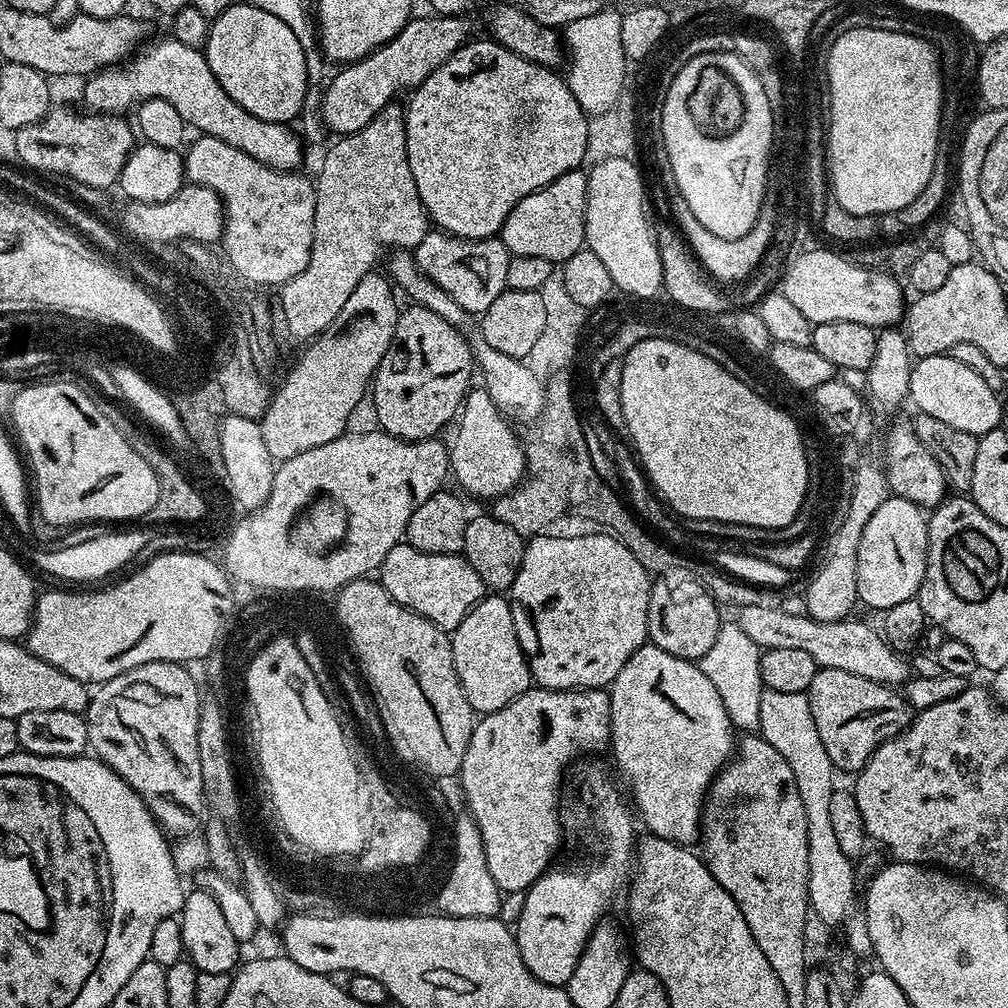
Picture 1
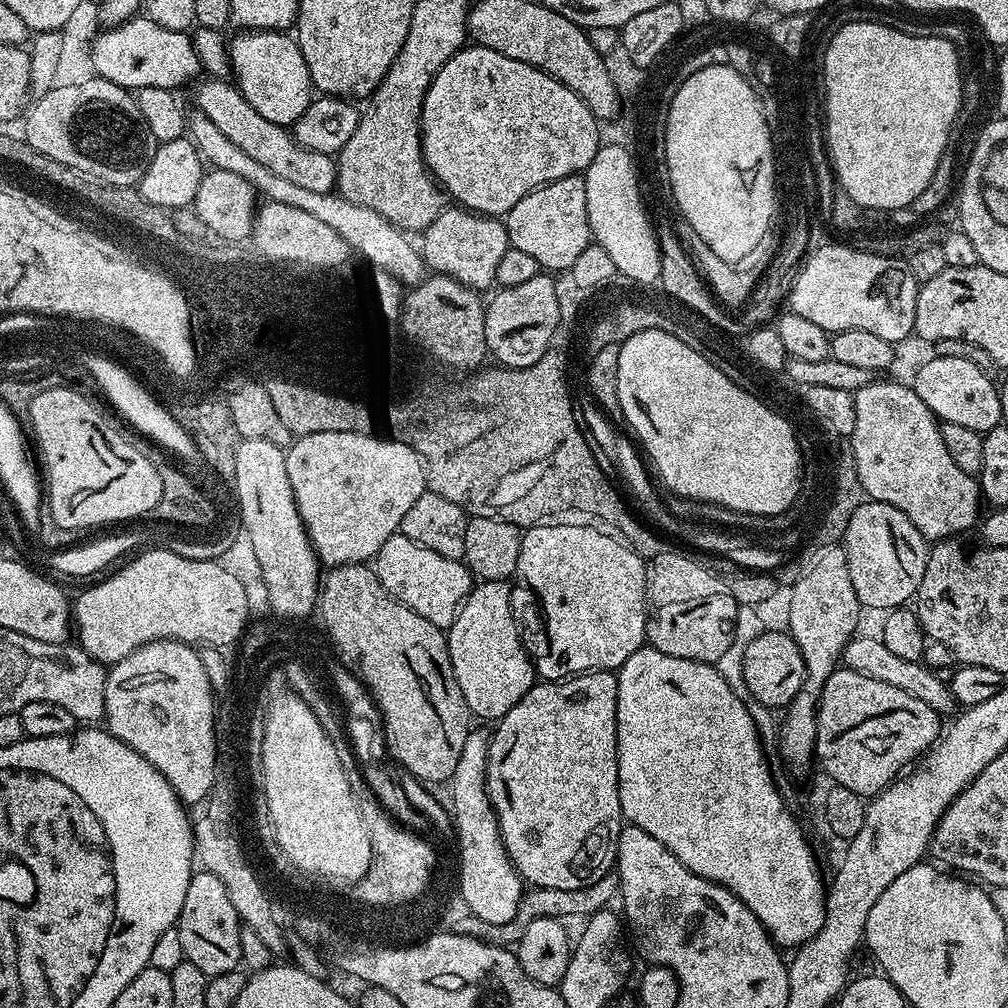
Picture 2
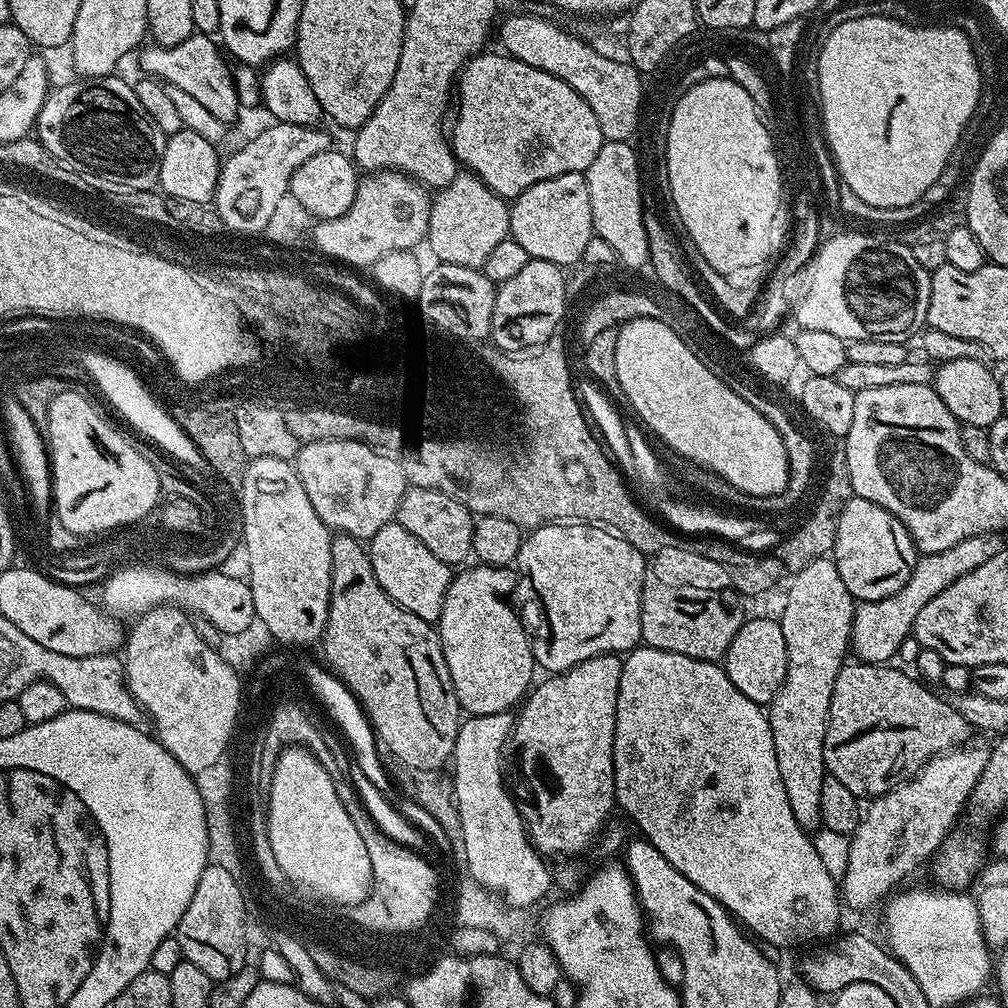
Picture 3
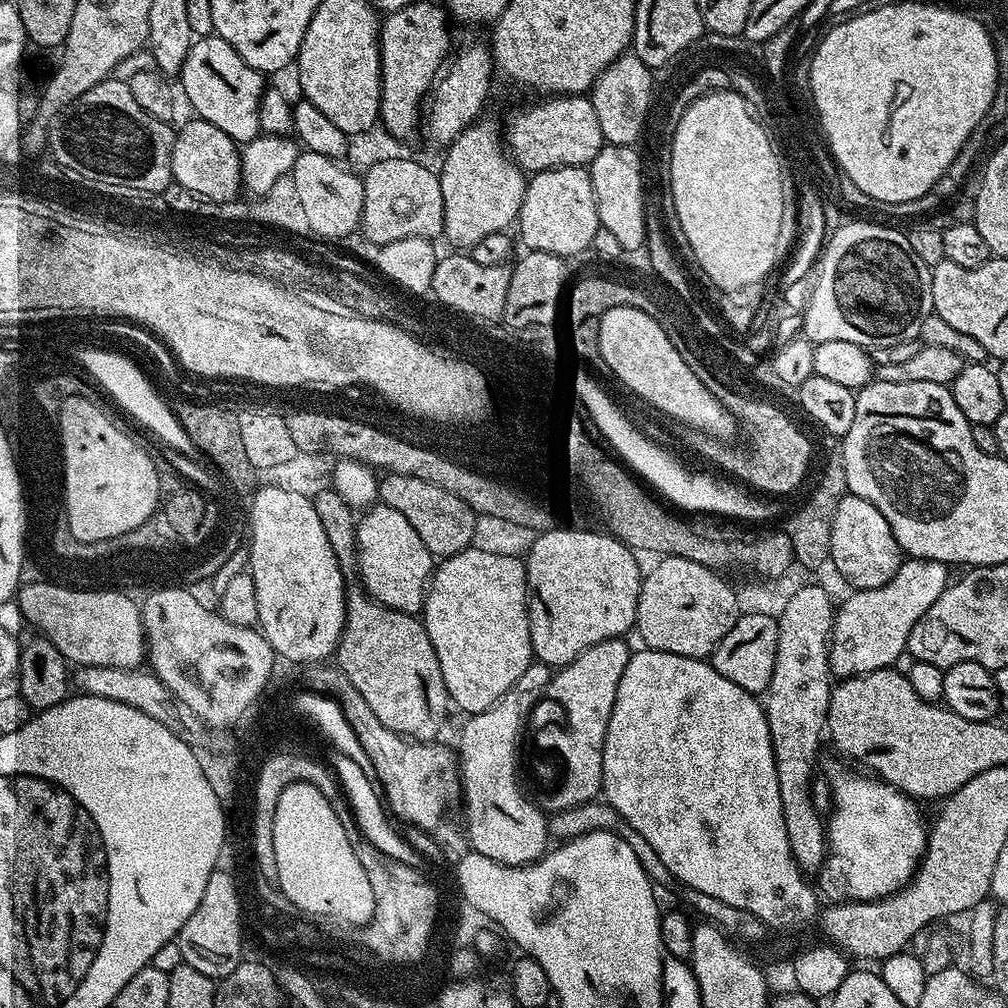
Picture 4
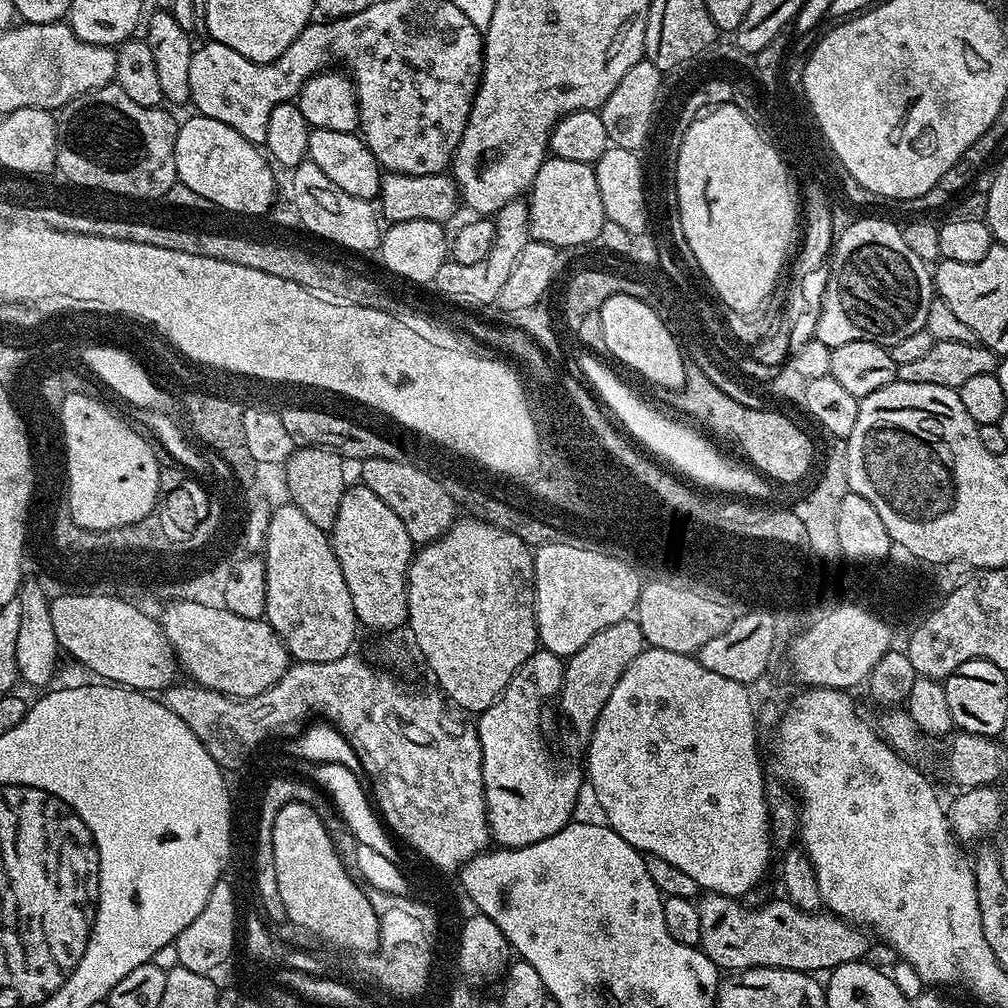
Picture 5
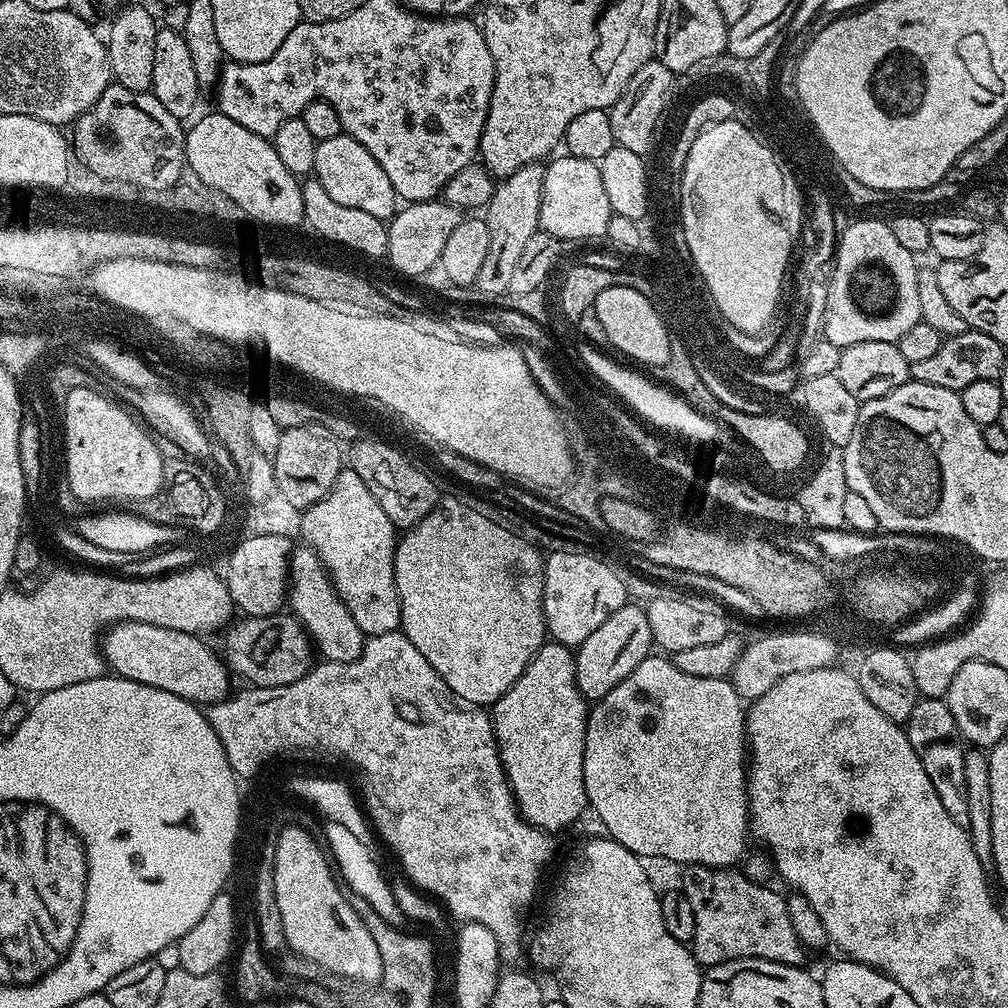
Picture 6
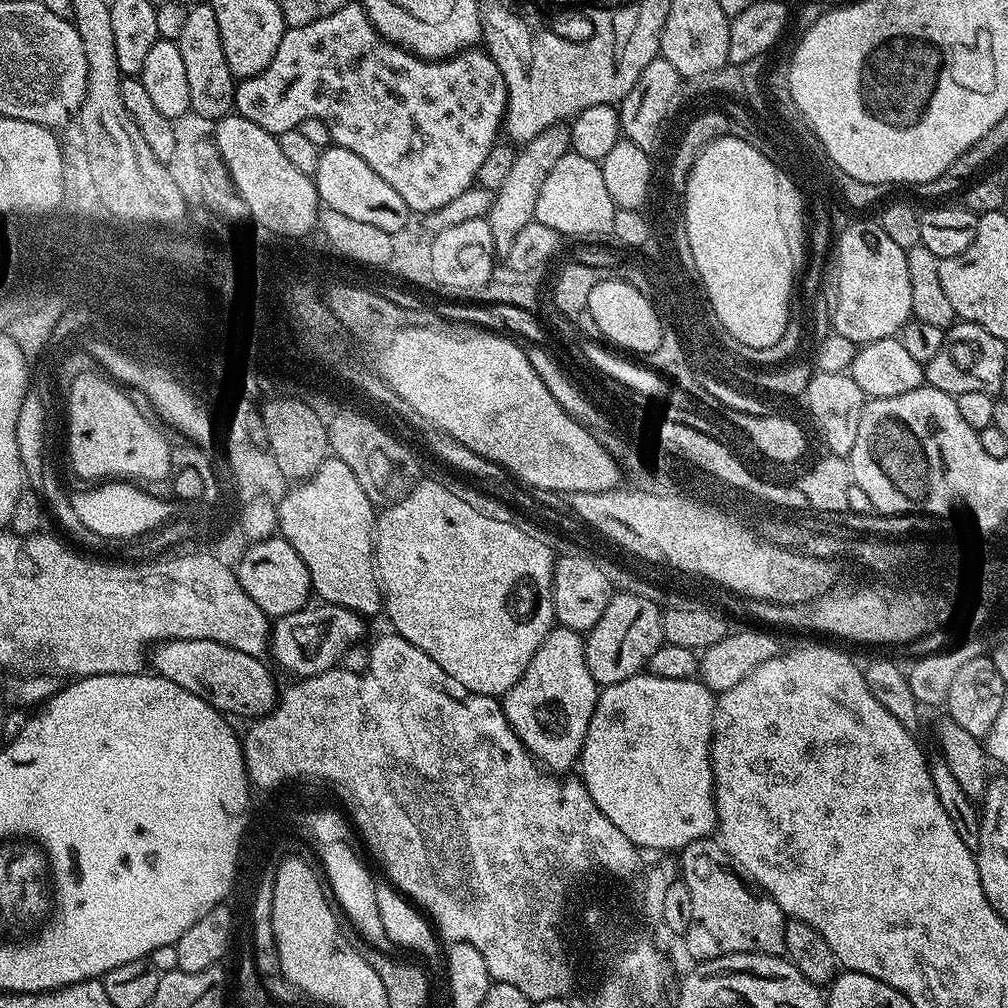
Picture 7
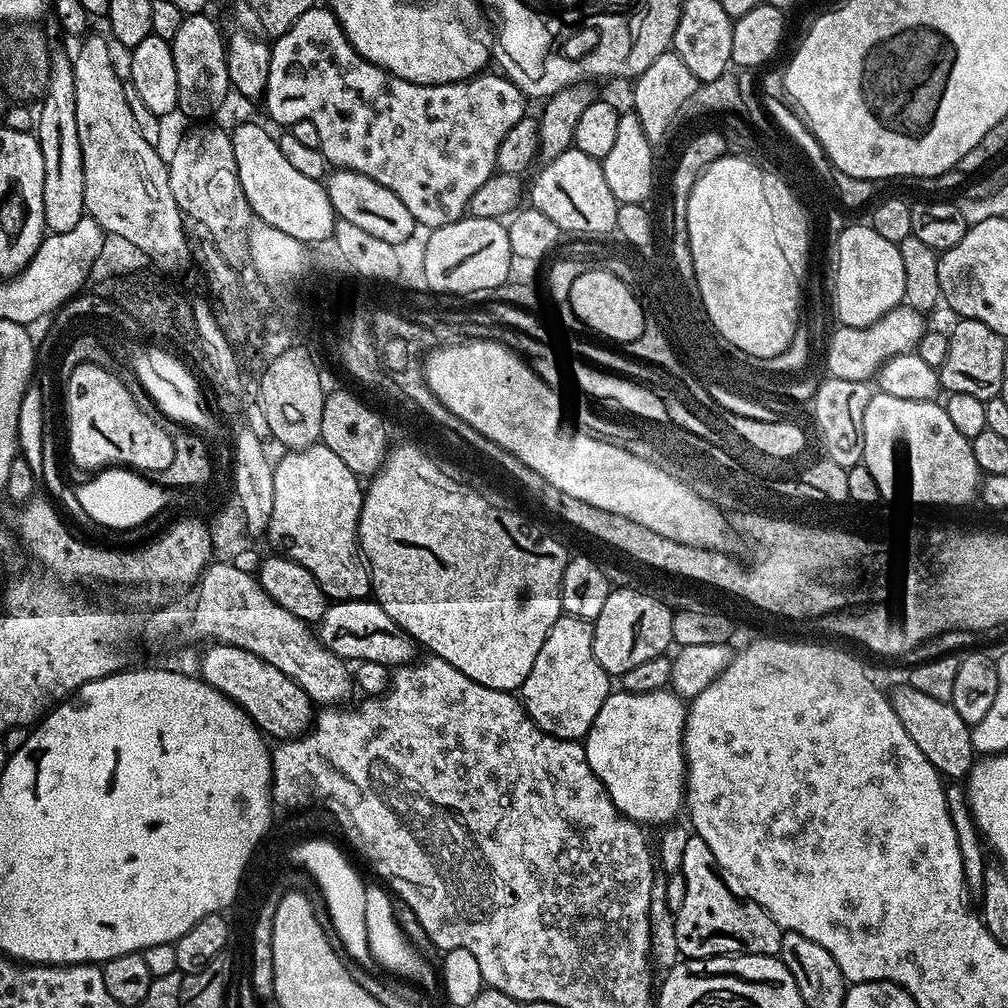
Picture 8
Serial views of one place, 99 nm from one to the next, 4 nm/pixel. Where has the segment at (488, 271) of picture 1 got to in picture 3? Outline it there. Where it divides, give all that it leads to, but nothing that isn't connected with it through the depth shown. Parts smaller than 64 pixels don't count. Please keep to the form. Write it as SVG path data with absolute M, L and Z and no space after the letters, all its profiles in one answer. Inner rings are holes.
M458 174L450 186L435 193L432 201L432 213L430 214L430 226L426 237L427 247L432 247L432 252L437 256L439 263L444 266L455 266L457 268L483 269L486 257L490 250L498 246L498 242L509 239L508 213L509 205L505 197L493 192L474 174Z

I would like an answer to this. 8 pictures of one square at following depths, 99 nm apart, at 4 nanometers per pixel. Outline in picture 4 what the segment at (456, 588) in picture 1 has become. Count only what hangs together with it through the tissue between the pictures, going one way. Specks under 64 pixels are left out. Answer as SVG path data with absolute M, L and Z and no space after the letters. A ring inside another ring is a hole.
M383 502L371 505L359 517L356 526L356 551L359 583L373 600L411 616L423 613L424 598L434 571L434 558L430 550L426 550L426 542L418 538L414 526L410 526L398 510Z

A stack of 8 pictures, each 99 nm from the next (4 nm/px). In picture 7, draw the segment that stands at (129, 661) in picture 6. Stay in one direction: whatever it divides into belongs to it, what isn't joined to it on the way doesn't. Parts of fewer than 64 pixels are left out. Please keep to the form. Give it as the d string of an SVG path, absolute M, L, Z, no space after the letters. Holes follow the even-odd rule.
M162 640L150 652L150 668L155 675L178 682L190 694L198 694L198 698L232 718L259 718L275 708L278 687L264 662L261 657L209 640Z

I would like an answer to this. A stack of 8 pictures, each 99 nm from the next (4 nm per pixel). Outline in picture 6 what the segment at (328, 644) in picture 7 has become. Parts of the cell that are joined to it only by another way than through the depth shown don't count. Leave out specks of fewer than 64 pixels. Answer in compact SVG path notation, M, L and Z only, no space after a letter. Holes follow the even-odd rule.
M249 616L241 621L241 624L233 623L223 633L222 655L225 664L237 677L240 675L242 679L248 680L244 682L258 688L273 688L298 682L298 678L302 678L313 668L314 645L295 616Z

